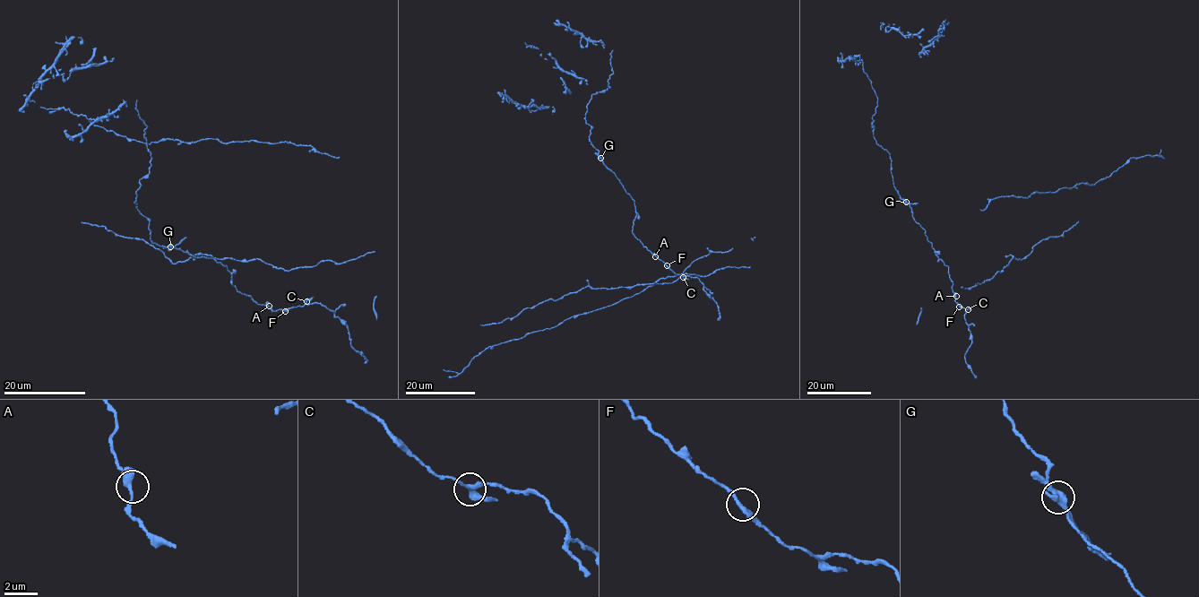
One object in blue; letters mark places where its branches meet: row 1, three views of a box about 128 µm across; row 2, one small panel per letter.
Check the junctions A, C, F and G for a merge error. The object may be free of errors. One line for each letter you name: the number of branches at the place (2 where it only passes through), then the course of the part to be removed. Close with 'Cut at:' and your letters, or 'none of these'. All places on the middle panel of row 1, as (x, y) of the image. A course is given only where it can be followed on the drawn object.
G: 3 branches meet; foreign part runs (600, 158), (611, 171)
Cut at: G

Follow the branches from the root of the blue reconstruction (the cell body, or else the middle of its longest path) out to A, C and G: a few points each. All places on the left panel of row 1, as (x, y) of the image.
A: (284, 309), (273, 310), (269, 306)
C: (284, 309), (302, 306), (306, 301)
G: (284, 309), (271, 309), (238, 291), (231, 281), (232, 272), (215, 260), (198, 257), (170, 246)

